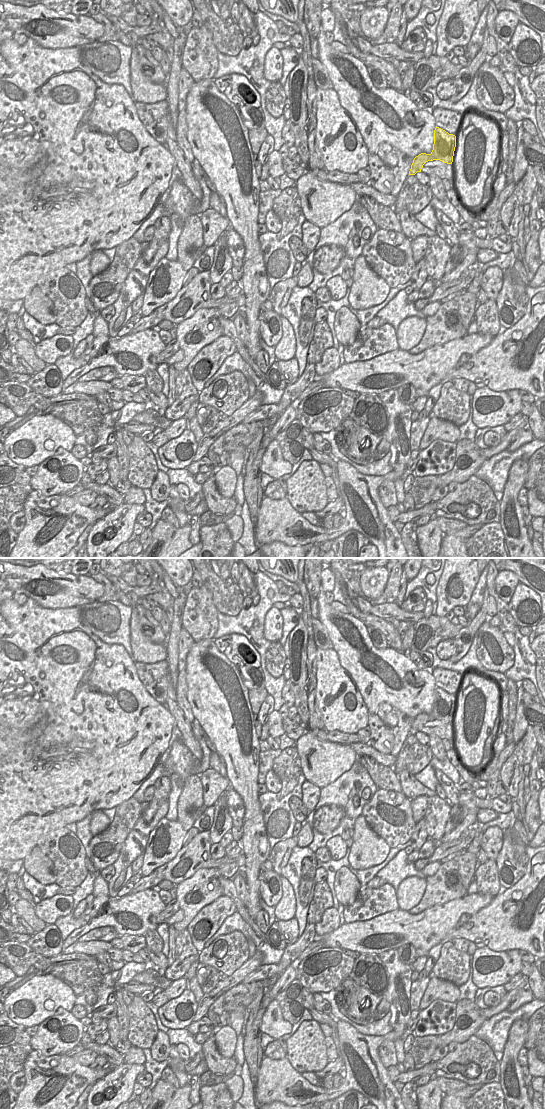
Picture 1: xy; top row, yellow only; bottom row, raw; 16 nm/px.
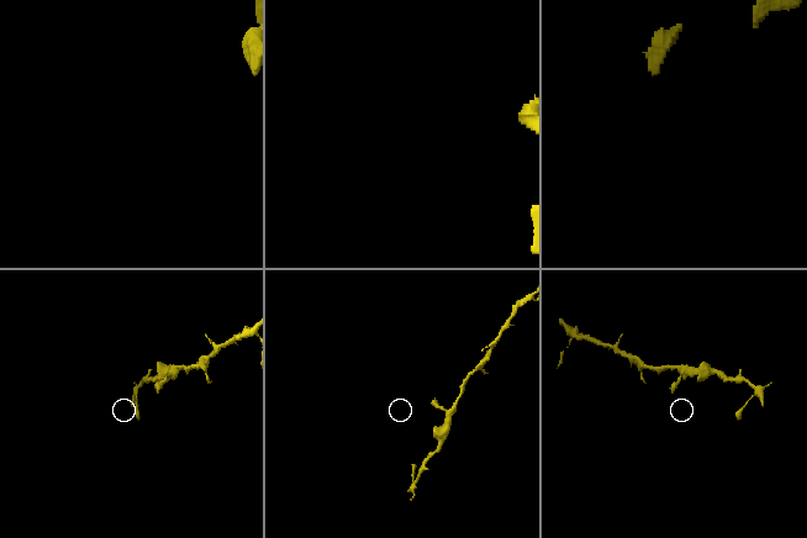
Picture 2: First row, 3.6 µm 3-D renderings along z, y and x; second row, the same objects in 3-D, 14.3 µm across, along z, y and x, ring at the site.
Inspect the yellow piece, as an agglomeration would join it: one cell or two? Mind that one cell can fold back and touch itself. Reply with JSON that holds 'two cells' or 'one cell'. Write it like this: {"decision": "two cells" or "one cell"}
{"decision": "one cell"}

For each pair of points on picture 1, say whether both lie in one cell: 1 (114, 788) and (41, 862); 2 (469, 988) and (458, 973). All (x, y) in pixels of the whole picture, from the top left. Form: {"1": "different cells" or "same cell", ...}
{"1": "different cells", "2": "different cells"}

